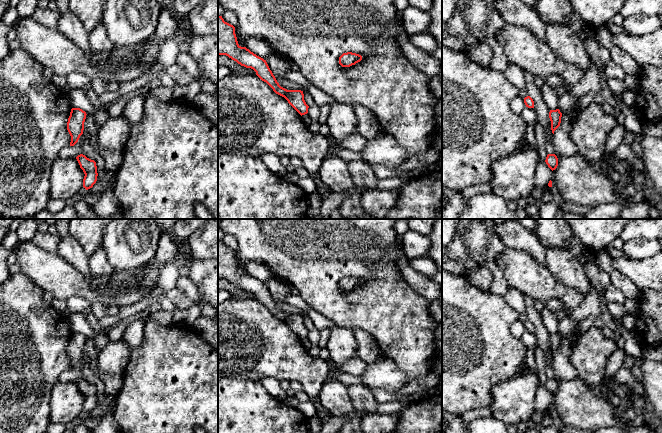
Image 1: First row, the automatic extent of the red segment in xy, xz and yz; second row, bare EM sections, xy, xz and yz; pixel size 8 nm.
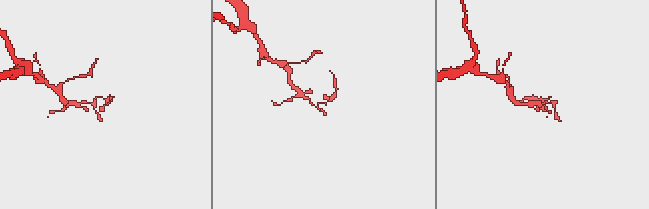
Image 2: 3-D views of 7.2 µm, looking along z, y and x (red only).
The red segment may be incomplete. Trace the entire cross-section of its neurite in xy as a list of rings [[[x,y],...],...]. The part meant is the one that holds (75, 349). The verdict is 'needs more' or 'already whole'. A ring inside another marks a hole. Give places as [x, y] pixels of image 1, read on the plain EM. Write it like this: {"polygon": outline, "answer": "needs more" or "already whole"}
{"polygon": [[[72,332],[67,346],[67,354],[71,360],[70,370],[74,370],[83,358],[86,336],[80,332]]], "answer": "already whole"}

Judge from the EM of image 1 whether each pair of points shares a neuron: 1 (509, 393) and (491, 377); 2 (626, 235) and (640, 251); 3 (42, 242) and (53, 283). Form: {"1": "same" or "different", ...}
{"1": "different", "2": "different", "3": "different"}

